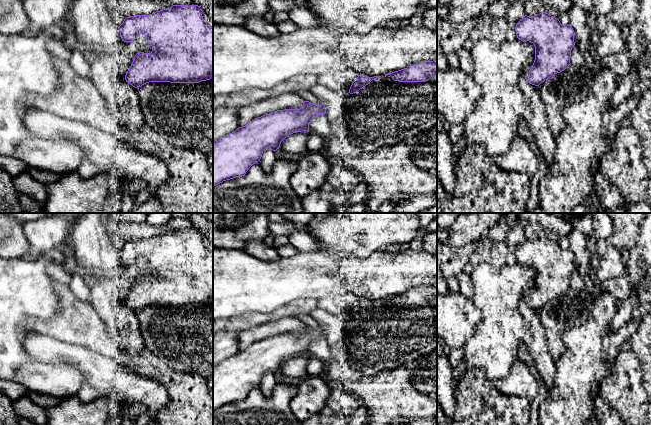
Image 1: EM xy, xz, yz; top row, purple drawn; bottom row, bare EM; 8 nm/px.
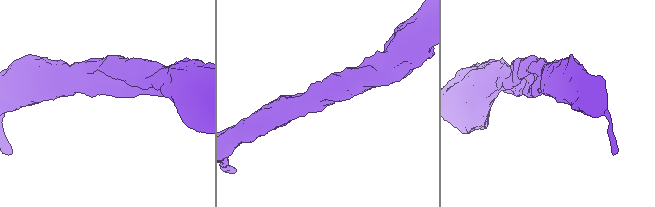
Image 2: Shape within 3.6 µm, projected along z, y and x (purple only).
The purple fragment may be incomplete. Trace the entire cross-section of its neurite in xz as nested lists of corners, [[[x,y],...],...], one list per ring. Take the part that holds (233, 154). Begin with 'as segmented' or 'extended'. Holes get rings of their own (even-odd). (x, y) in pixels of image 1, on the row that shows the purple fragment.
as segmented; [[[320,100],[317,105],[305,101],[300,109],[277,110],[265,114],[222,137],[213,144],[213,187],[223,181],[244,176],[253,164],[260,161],[265,149],[276,151],[289,135],[302,131],[309,132],[310,122],[319,114],[325,113],[325,106]]]

